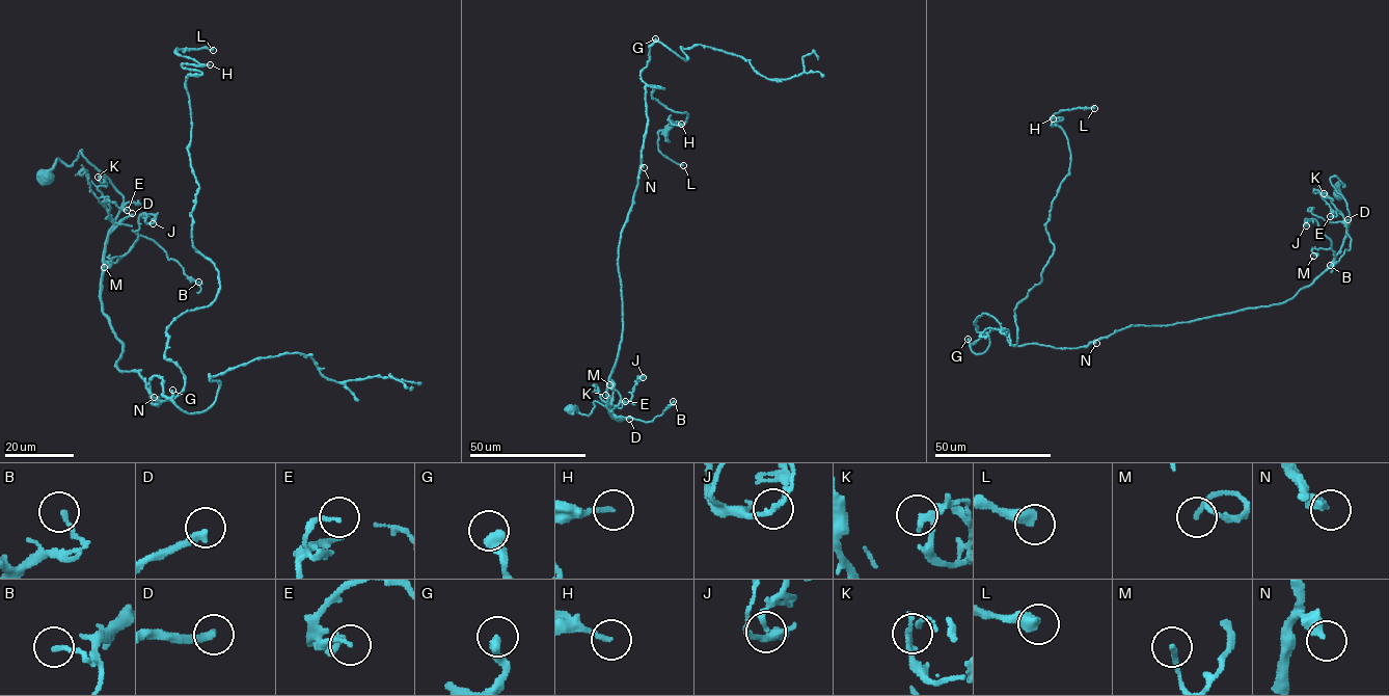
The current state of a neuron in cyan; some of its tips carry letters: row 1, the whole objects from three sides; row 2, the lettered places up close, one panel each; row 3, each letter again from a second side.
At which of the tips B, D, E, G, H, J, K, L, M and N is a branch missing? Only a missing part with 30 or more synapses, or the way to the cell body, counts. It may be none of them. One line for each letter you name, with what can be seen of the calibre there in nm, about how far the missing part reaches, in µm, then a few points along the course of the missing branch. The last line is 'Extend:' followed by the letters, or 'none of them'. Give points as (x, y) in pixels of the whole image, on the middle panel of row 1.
D: 260 nm | 30 µm
H: 180 nm | 25 µm | (681, 124), (696, 127), (703, 140), (703, 148), (690, 157)
Extend: D, H

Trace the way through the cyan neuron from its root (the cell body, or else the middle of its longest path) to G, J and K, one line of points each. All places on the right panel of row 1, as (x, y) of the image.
G: (1338, 193), (1333, 177), (1343, 245), (1284, 302), (1076, 348), (968, 339)
J: (1338, 193), (1344, 185), (1333, 177), (1350, 215), (1335, 256), (1316, 221), (1306, 225)
K: (1338, 193), (1339, 184), (1344, 185), (1333, 177), (1330, 182), (1346, 203), (1347, 225), (1332, 199), (1324, 193)

